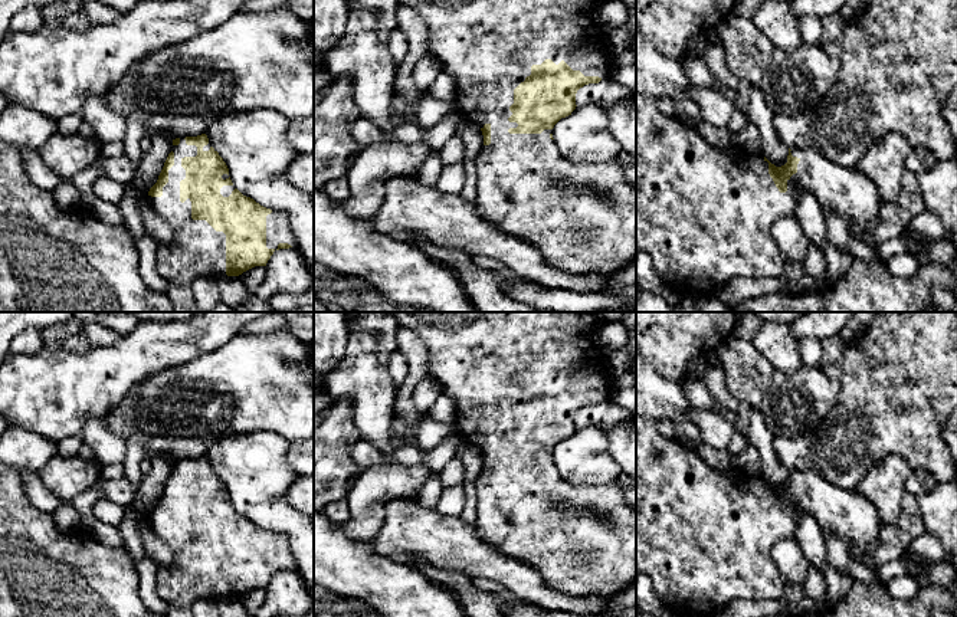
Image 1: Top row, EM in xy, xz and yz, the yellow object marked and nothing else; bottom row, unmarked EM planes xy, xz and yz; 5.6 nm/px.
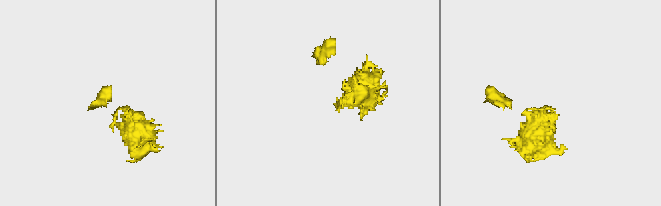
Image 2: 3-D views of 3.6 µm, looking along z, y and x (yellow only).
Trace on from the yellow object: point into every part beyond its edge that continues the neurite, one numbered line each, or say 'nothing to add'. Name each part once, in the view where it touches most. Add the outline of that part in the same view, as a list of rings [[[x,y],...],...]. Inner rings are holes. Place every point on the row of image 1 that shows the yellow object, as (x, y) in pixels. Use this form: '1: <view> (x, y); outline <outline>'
1: xz (582, 217); outline [[[399,0],[400,4],[413,7],[425,20],[429,30],[429,53],[442,65],[442,72],[449,73],[456,81],[456,106],[465,114],[465,121],[484,128],[491,125],[491,144],[484,145],[475,158],[476,183],[476,213],[491,224],[496,226],[508,236],[522,239],[534,244],[543,255],[548,266],[574,275],[609,275],[617,268],[636,259],[636,190],[623,177],[623,168],[617,158],[602,164],[576,164],[564,158],[554,140],[550,138],[553,129],[541,134],[509,134],[509,128],[517,128],[517,122],[509,122],[512,115],[509,106],[514,104],[514,89],[531,75],[532,65],[541,65],[551,59],[555,65],[564,60],[573,70],[580,70],[584,76],[599,76],[607,79],[612,70],[612,53],[607,47],[606,33],[596,24],[594,14],[606,0]]]

